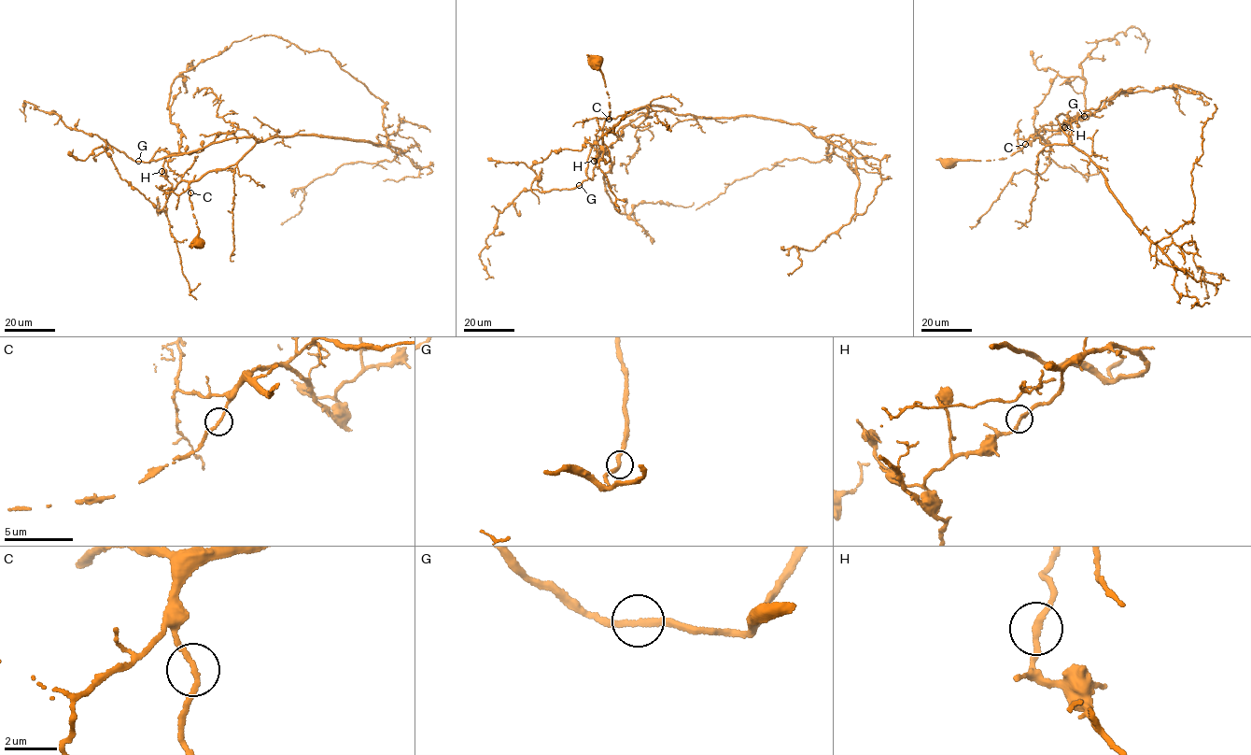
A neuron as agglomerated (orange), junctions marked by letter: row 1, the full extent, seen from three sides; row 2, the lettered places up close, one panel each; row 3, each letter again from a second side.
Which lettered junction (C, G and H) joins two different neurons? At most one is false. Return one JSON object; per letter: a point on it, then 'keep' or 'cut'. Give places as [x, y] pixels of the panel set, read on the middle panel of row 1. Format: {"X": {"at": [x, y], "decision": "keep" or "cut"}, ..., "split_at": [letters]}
{"C": {"at": [609, 119], "decision": "keep"}, "G": {"at": [579, 185], "decision": "keep"}, "H": {"at": [594, 161], "decision": "keep"}, "split_at": []}

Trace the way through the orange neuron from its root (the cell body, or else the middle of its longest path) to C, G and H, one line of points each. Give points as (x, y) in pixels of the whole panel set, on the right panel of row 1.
C: (946, 163), (952, 159), (1005, 158), (1020, 150), (1025, 144)
G: (946, 163), (1005, 158), (1020, 150), (1043, 125), (1063, 123), (1082, 113), (1089, 118), (1081, 121), (1084, 116)
H: (946, 163), (1005, 158), (1020, 150), (1031, 135), (1037, 134), (1047, 142), (1065, 127)

